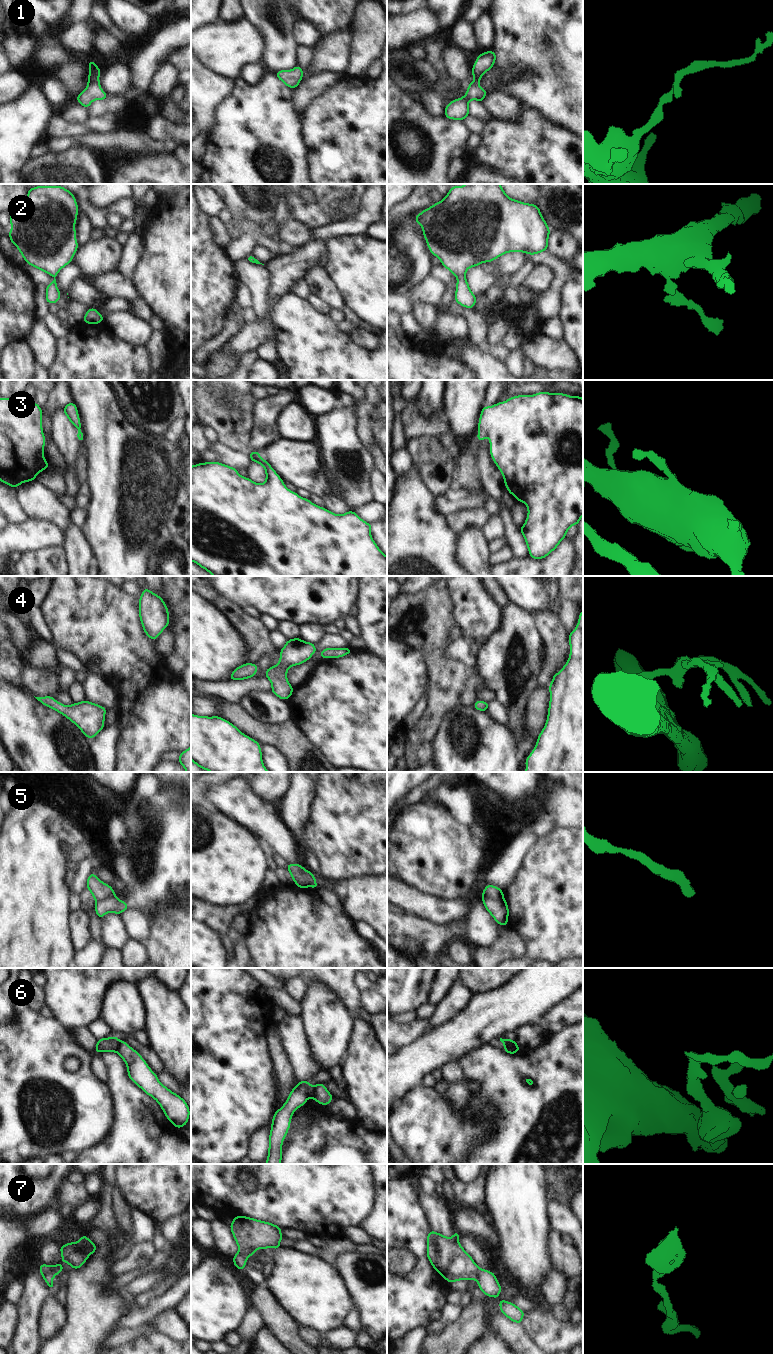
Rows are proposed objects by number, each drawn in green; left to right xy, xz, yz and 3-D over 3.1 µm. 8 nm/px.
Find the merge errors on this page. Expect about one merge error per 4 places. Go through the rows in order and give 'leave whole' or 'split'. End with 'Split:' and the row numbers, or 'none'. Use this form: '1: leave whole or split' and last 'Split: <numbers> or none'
1: leave whole
2: leave whole
3: leave whole
4: leave whole
5: split
6: split
7: leave whole
Split: 5, 6

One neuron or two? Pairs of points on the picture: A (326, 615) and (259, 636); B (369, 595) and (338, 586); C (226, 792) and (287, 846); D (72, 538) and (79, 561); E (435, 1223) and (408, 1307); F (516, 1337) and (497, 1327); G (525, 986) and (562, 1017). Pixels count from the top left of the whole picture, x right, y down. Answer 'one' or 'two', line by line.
A: two
B: two
C: one
D: one
E: two
F: one
G: two

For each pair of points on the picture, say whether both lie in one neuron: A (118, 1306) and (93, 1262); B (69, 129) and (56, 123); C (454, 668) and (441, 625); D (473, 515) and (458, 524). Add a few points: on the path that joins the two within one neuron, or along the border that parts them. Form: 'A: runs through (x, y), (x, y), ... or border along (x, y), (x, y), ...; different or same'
A: runs through (106, 1299), (94, 1287), (94, 1274); same
B: runs through (66, 129), (62, 129), (59, 126); same
C: runs through (443, 659), (440, 656), (440, 636); same
D: runs through (469, 517), (462, 520); same

